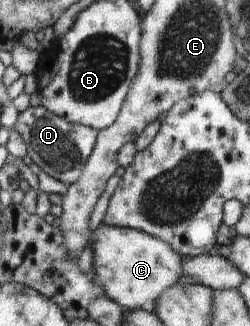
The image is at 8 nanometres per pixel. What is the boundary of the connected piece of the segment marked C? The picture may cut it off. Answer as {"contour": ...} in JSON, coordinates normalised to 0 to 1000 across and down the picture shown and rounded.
{"contour":[[[400,684],[368,709],[372,810],[364,828],[392,844],[416,908],[448,914],[488,948],[576,948],[616,936],[640,899],[728,859],[728,788],[672,742],[608,718],[520,696]]]}

